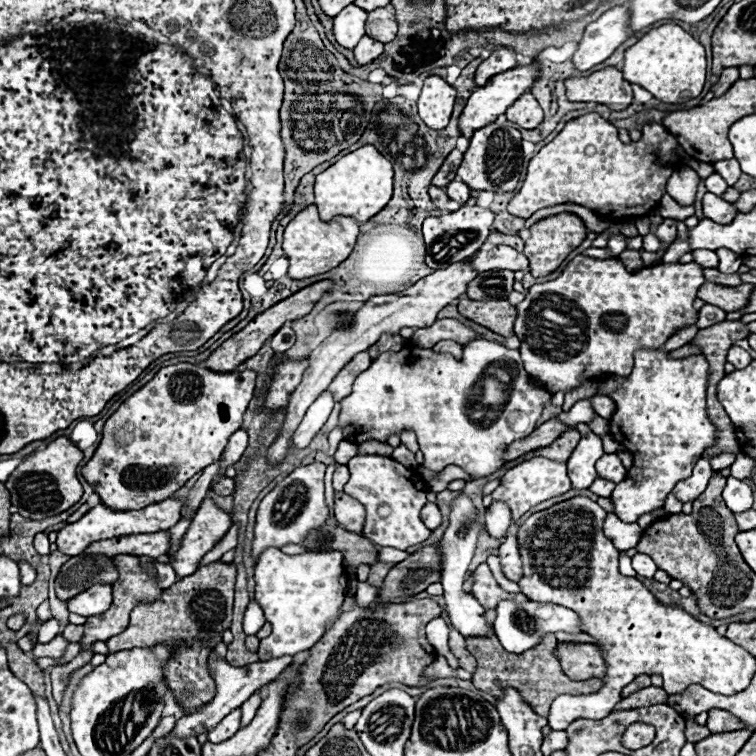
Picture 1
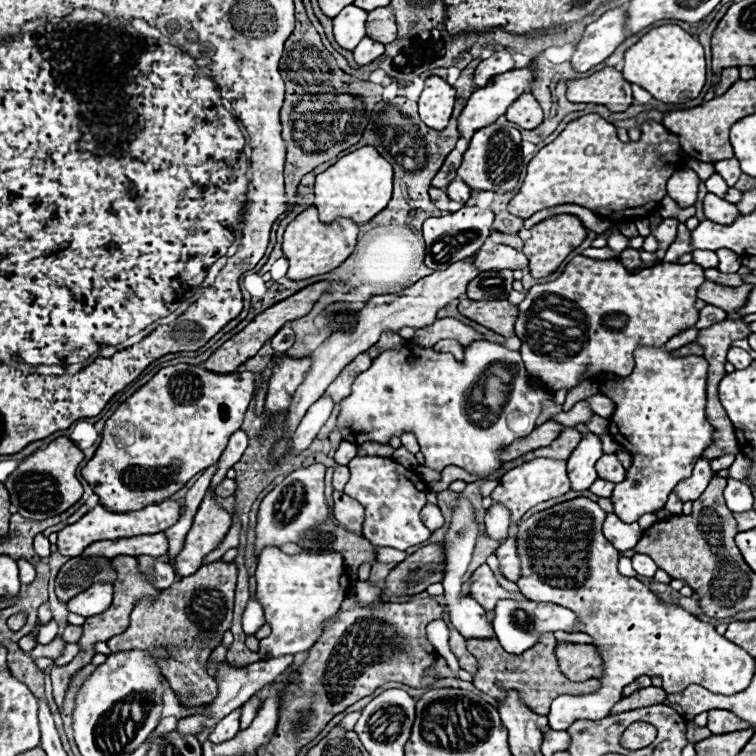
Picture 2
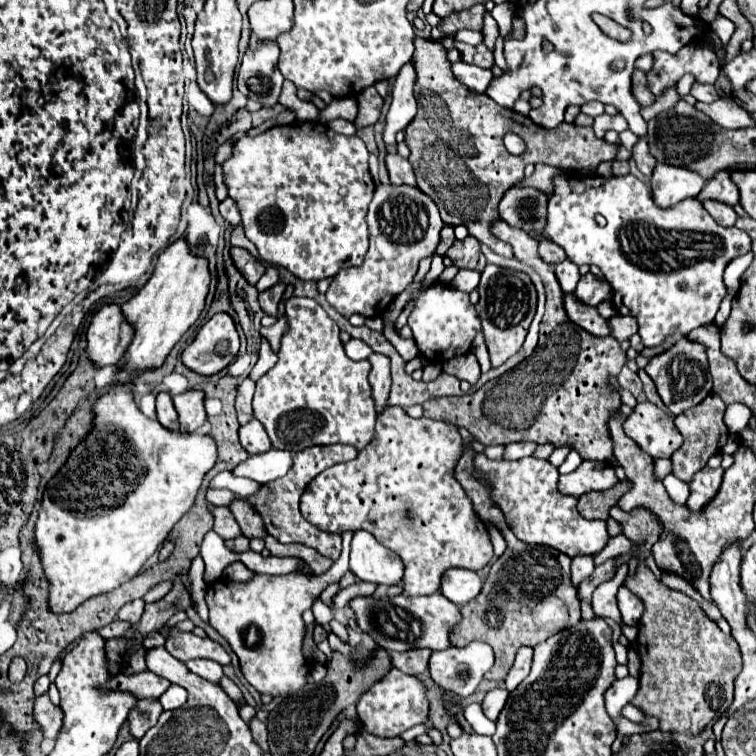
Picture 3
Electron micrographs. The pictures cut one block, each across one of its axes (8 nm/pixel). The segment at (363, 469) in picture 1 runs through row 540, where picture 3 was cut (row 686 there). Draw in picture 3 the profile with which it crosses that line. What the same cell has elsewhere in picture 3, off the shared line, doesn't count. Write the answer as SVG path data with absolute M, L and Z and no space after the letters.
M392 668L380 682L376 682L356 704L358 710L358 720L362 728L374 736L382 738L394 738L402 734L404 730L428 722L428 700L424 696L424 684L408 676L396 668Z

